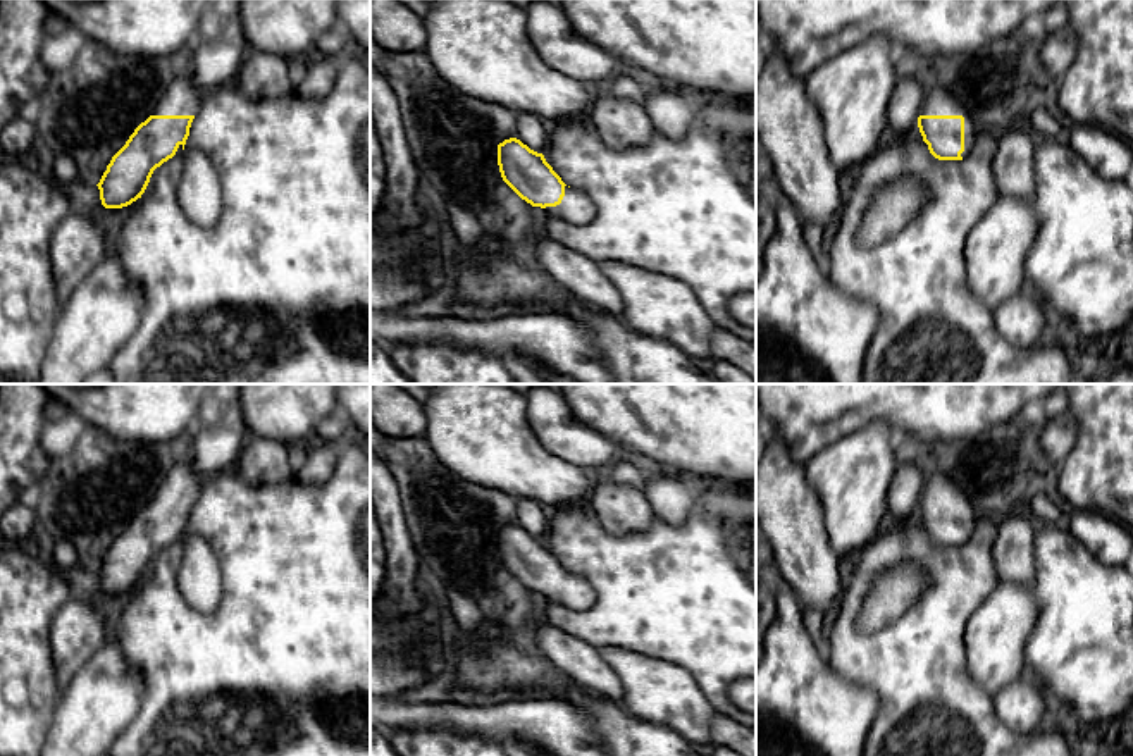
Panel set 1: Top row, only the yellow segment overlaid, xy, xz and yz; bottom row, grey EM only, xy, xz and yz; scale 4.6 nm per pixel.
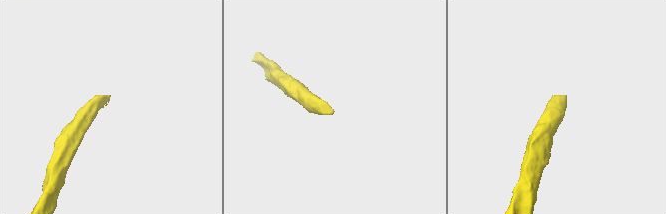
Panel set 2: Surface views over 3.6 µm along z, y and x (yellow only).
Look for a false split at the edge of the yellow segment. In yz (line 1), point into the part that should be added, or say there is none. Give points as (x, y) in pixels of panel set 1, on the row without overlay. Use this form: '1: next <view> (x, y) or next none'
1: next yz (941, 486)

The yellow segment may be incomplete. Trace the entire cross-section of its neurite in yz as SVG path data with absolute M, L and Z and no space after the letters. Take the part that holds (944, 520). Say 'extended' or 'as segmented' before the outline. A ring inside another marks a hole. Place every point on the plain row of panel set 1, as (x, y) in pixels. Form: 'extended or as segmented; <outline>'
extended; M944 472L926 479L919 494L918 513L930 539L938 546L963 546L976 527L971 499Z

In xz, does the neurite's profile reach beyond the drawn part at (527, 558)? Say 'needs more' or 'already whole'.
needs more

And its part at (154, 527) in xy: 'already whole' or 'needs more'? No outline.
needs more

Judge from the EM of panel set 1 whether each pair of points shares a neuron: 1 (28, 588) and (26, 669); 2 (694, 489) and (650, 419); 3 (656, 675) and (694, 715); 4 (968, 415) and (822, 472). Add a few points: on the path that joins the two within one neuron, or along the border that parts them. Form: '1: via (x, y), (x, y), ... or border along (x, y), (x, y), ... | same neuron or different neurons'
1: via (26, 608), (26, 648) | same neuron
2: border along (682, 472), (708, 476), (717, 484) | different neurons
3: via (665, 686), (684, 705) | same neuron
4: border along (858, 429), (873, 421), (884, 421), (899, 438) | different neurons

